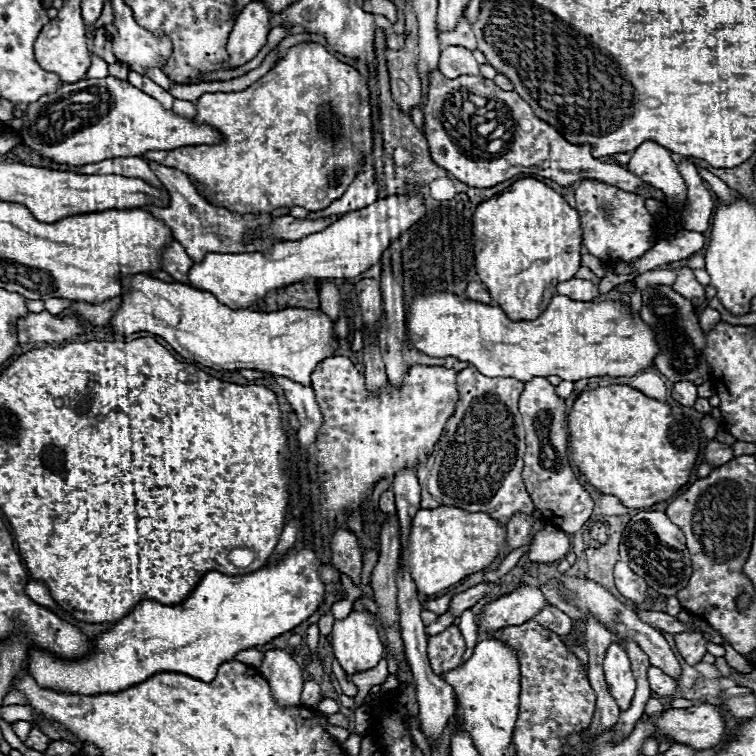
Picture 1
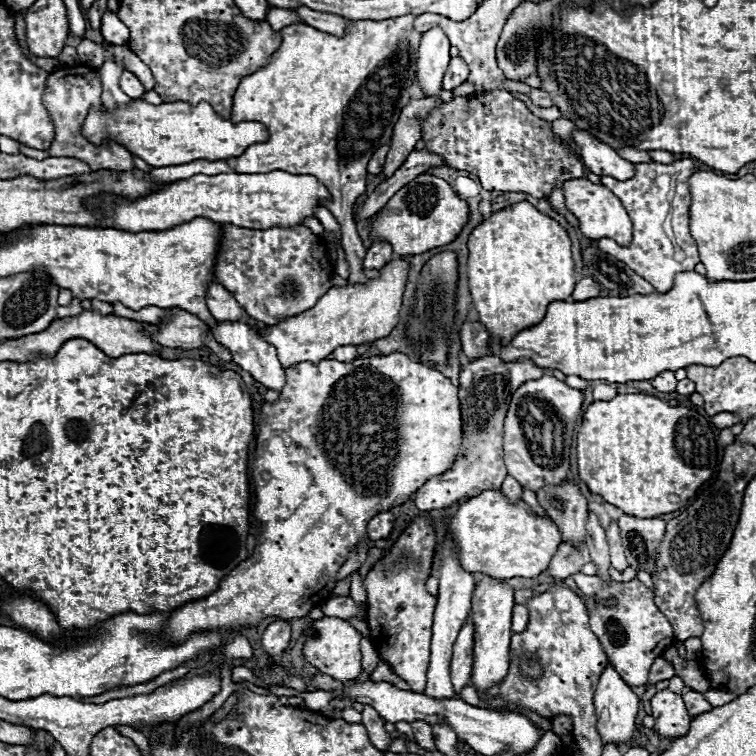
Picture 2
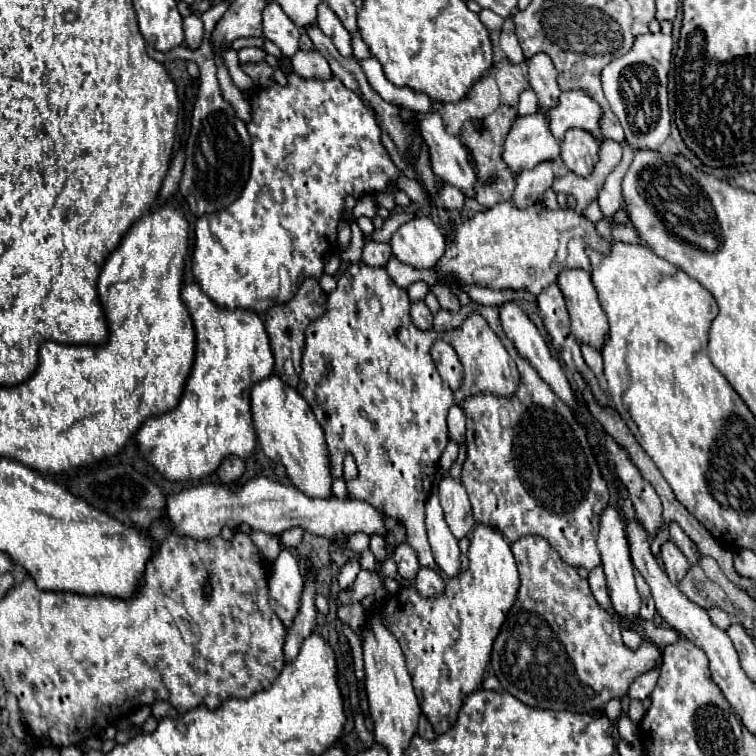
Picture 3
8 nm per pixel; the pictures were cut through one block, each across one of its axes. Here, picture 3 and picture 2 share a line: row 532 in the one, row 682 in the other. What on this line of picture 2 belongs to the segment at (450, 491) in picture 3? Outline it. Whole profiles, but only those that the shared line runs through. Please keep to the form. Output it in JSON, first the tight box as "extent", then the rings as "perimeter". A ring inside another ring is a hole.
{"extent":[452,622,474,692],"perimeter":[[[466,622],[458,634],[452,656],[452,684],[460,692],[462,686],[470,684],[472,674],[472,642],[474,642],[474,624]]]}

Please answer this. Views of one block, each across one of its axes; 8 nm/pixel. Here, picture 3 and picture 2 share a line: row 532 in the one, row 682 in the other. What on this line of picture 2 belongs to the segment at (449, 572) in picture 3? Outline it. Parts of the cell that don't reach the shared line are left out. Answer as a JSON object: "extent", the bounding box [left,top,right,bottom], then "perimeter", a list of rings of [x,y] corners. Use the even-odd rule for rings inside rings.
{"extent":[424,540,474,698],"perimeter":[[[444,540],[440,550],[440,592],[438,592],[438,604],[434,612],[434,634],[432,634],[432,652],[430,652],[430,668],[428,668],[428,684],[424,694],[432,698],[454,698],[454,686],[450,680],[450,660],[452,660],[452,646],[456,642],[456,636],[464,624],[464,620],[470,614],[470,600],[474,592],[474,578],[470,572],[464,572],[460,568],[460,562],[456,560],[456,548],[452,540]],[[446,546],[446,548],[444,548]]]}

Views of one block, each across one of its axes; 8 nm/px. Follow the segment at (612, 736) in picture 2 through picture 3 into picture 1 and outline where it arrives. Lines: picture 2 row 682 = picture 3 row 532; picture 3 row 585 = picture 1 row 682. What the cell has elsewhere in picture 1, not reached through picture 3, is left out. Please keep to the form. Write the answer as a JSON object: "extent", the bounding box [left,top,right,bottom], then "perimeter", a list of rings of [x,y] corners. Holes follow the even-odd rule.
{"extent":[604,642,636,710],"perimeter":[[[612,642],[606,658],[604,658],[604,674],[606,674],[606,682],[608,682],[608,690],[612,692],[614,700],[618,702],[620,710],[628,708],[628,704],[632,702],[634,690],[636,690],[636,682],[630,670],[630,660],[626,650]]]}

